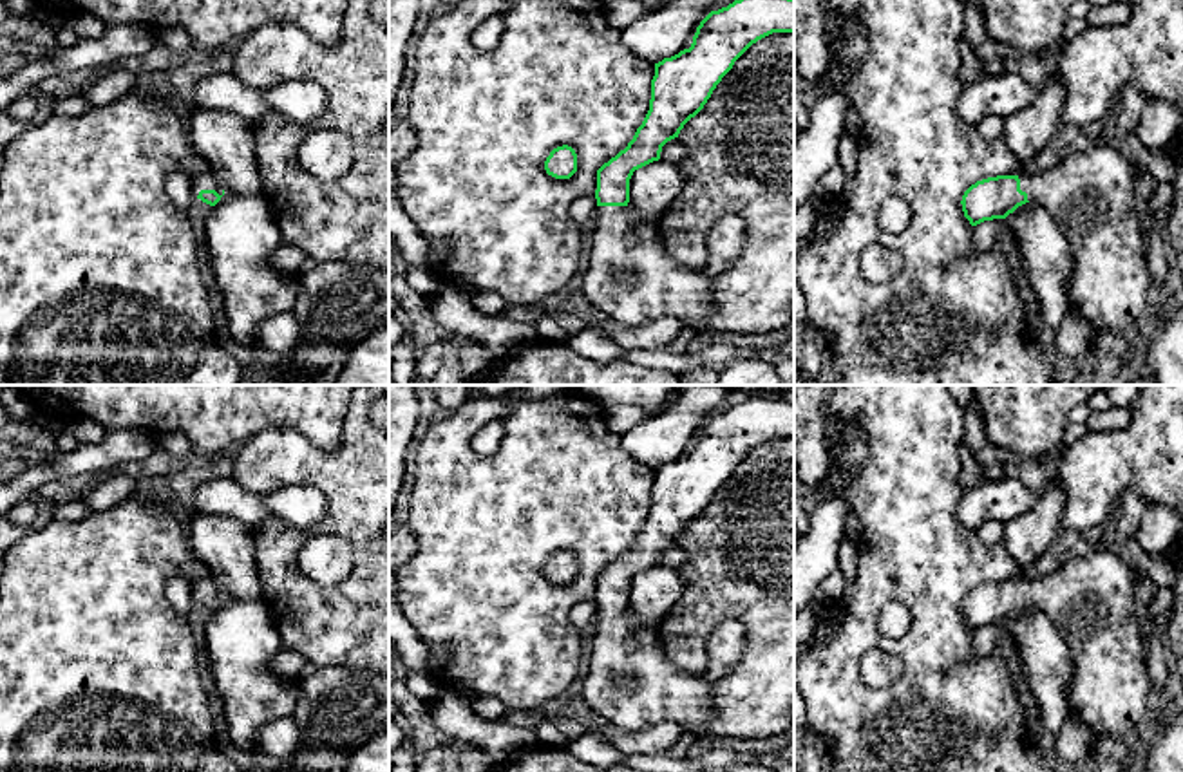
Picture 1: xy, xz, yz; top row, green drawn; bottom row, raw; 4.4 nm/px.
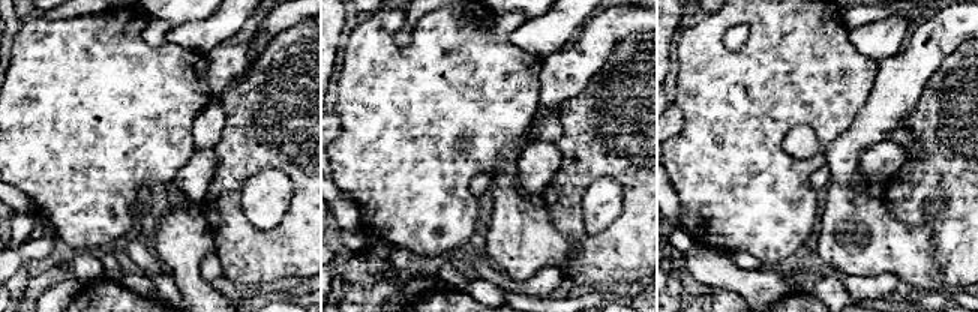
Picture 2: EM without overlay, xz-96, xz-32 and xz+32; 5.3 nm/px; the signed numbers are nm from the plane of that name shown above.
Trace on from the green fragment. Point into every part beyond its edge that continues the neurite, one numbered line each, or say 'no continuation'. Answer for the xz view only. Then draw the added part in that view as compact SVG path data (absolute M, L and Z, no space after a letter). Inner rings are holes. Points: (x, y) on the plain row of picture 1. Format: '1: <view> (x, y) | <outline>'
1: xz (630, 682) | M597 611L595 638L584 671L582 700L593 718L622 730L642 730L660 721L673 721L696 738L713 738L711 721L713 680L707 673L689 674L667 656L658 633L639 627L628 611Z

